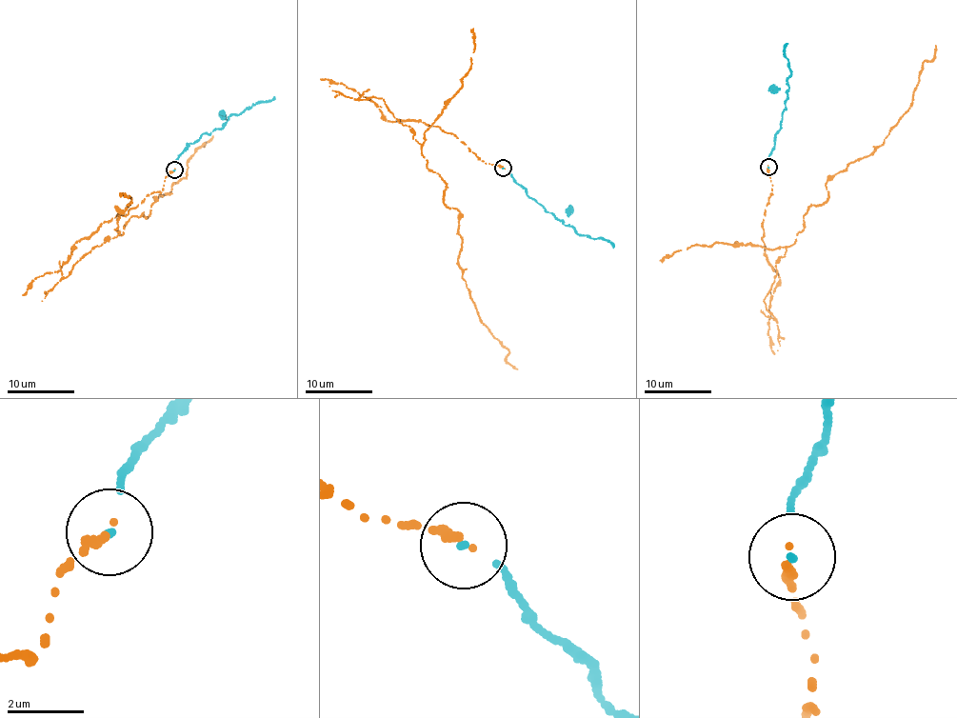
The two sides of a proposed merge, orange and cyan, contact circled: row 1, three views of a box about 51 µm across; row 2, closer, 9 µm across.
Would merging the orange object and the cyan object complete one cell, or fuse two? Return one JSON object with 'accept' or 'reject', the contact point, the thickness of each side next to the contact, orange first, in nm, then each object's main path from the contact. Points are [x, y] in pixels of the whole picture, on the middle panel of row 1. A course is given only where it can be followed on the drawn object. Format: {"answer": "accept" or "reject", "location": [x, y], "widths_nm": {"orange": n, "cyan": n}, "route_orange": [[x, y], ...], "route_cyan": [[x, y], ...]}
{"answer": "accept", "location": [503, 168], "widths_nm": {"orange": 260, "cyan": 100}, "route_orange": [[503, 168], [437, 126], [387, 120], [359, 97], [384, 99], [447, 184], [462, 275], [517, 368]], "route_cyan": [[503, 168], [528, 195], [559, 221], [573, 229], [607, 240], [613, 248]]}

